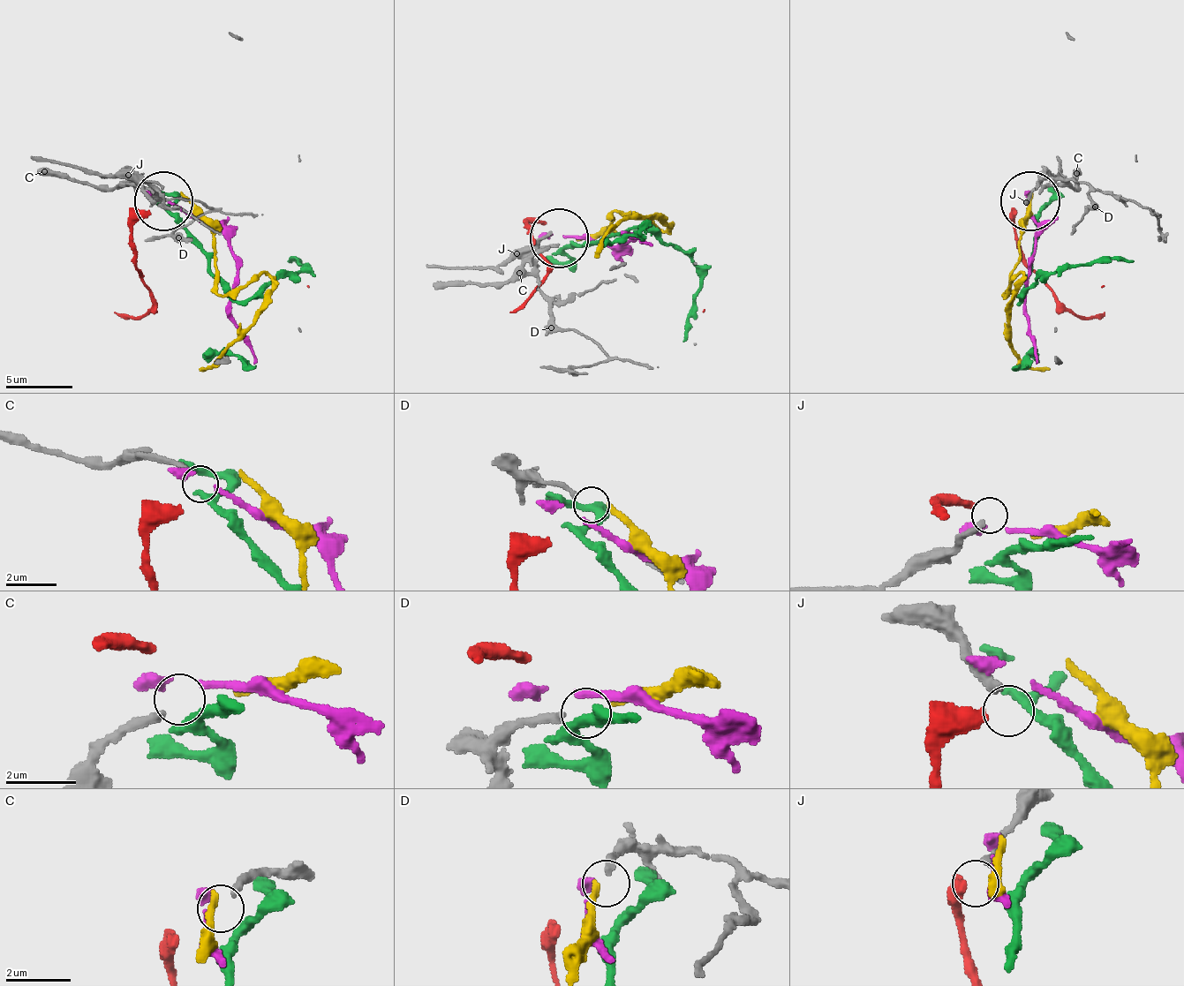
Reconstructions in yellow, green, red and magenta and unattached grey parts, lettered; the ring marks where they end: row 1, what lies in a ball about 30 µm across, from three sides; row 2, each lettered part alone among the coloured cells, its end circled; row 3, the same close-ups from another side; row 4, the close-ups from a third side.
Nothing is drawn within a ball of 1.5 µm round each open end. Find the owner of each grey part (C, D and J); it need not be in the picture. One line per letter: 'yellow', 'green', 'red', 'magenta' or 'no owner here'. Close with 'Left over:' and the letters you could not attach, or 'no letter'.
C: no owner here
D: no owner here
J: no owner here
Left over: C, D, J

